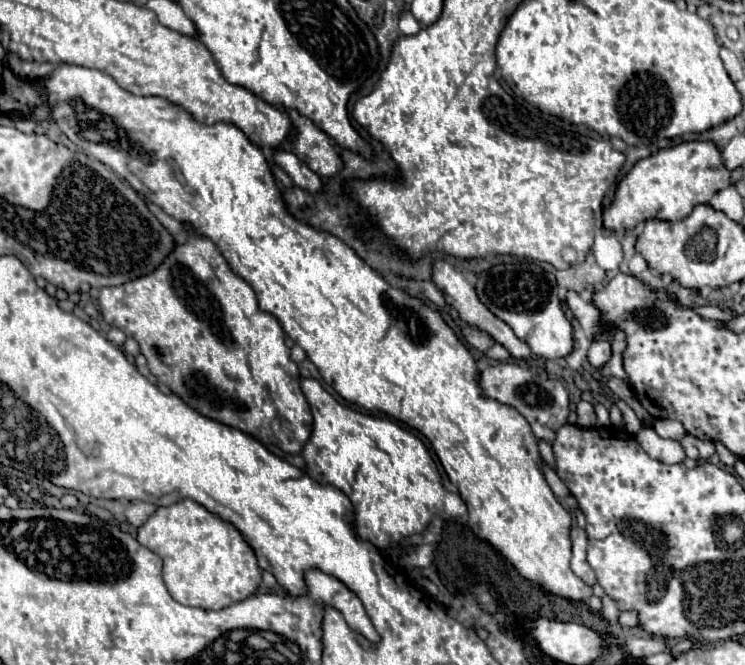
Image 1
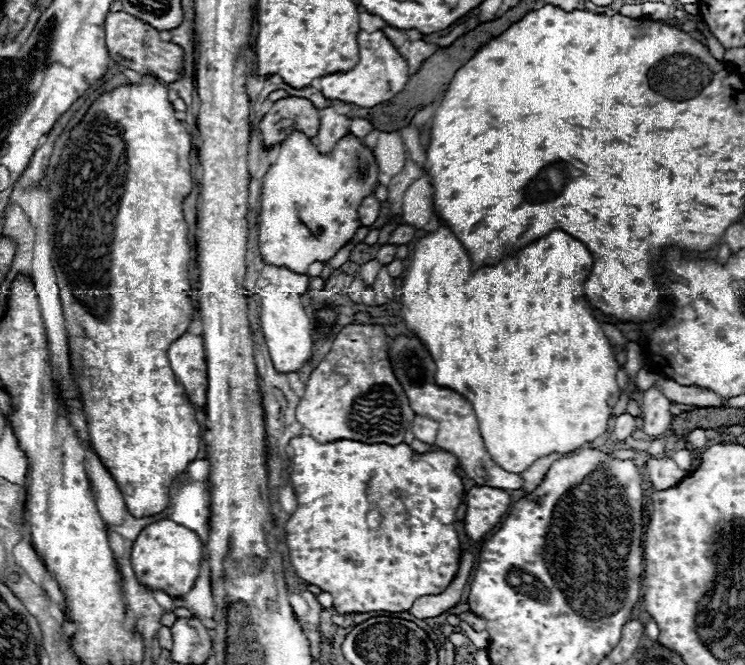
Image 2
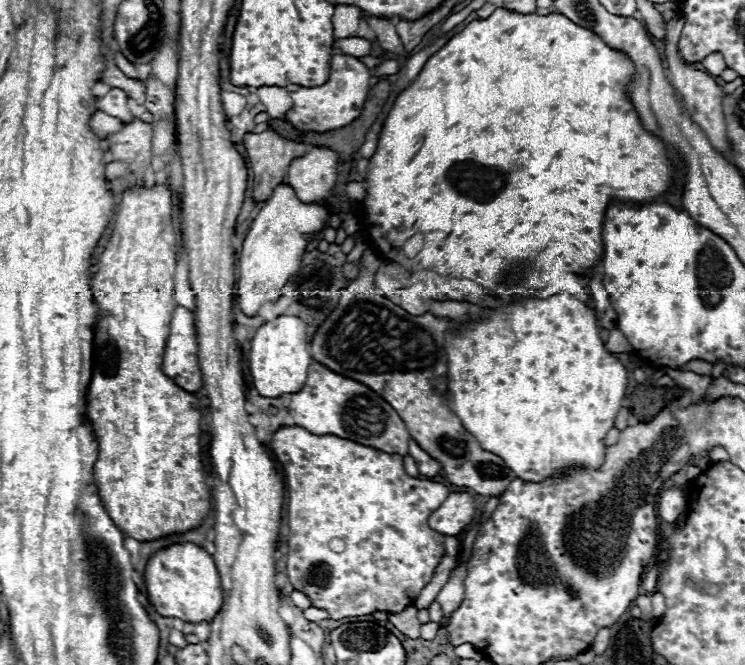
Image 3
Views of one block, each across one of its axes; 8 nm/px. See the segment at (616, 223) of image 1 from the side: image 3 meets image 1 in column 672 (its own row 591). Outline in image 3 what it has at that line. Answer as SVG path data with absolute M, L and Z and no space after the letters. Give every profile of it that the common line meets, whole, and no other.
M192 542L172 544L150 556L144 568L144 584L150 604L160 616L180 618L184 622L210 622L222 606L220 576L212 556Z

